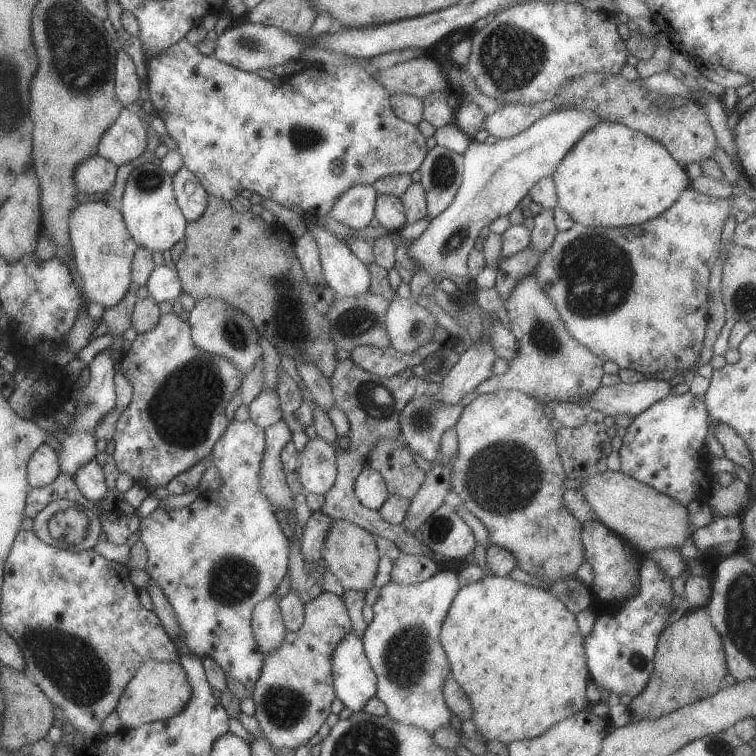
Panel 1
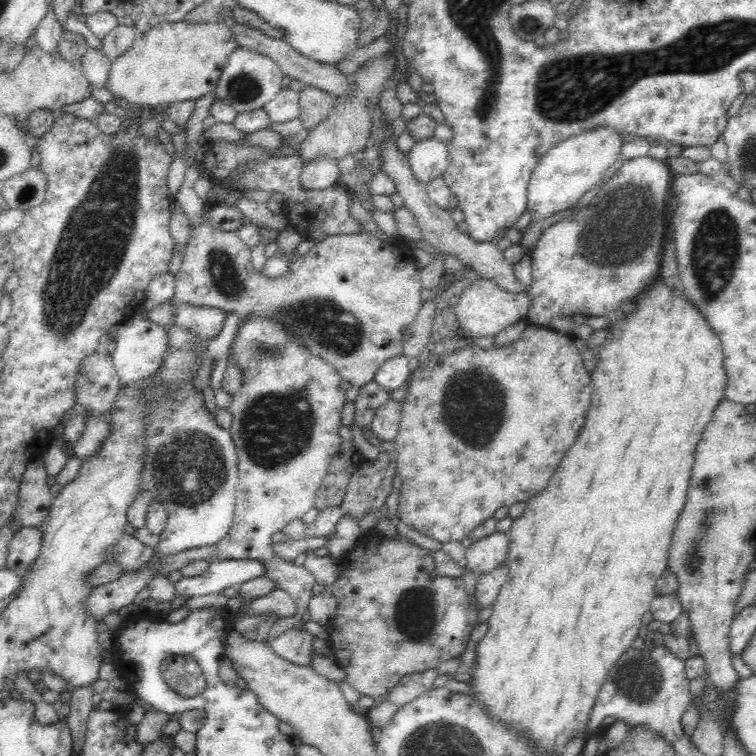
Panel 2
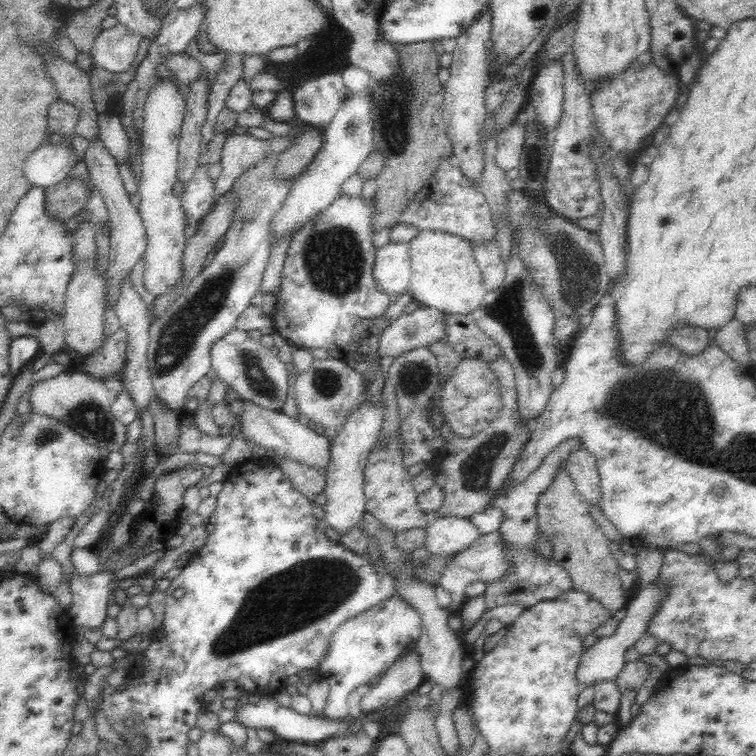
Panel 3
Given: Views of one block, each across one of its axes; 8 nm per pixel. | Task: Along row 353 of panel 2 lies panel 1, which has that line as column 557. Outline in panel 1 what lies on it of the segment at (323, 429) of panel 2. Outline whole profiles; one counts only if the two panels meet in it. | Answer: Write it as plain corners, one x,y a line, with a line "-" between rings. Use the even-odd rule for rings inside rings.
689,187
679,193
675,202
668,206
663,214
659,214
659,218
653,218
651,222
645,222
645,224
639,224
639,226
605,228
583,226
574,222
571,228
557,231
551,246
541,255
534,268
535,282
539,284
543,294
551,300
553,308
557,310
557,314
559,314
559,318
561,318
561,322
565,325
571,338
580,342
591,351
591,354
594,354
602,361
611,360
617,364
619,369
635,370
635,372
640,372
642,375
665,372
665,370
676,370
677,373
687,372
689,368
693,368
700,360
699,354
701,354
703,348
705,329
709,320
709,314
707,314
707,298
709,298
707,285
712,283
710,279
711,268
713,268
713,263
718,257
719,240
723,225
729,218
729,214
734,212
733,198
718,199
708,197

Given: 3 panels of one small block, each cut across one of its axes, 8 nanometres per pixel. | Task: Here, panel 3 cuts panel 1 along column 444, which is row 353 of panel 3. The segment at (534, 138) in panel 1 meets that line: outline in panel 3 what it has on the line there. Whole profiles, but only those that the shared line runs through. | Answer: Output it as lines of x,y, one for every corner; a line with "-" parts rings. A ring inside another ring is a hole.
232,328
222,338
214,340
214,344
210,344
210,368
217,372
219,380
225,382
232,390
236,390
242,400
252,401
262,408
273,411
282,409
286,402
289,373
287,364
280,361
278,356
272,352
272,348
265,347
260,341
251,337
249,331

